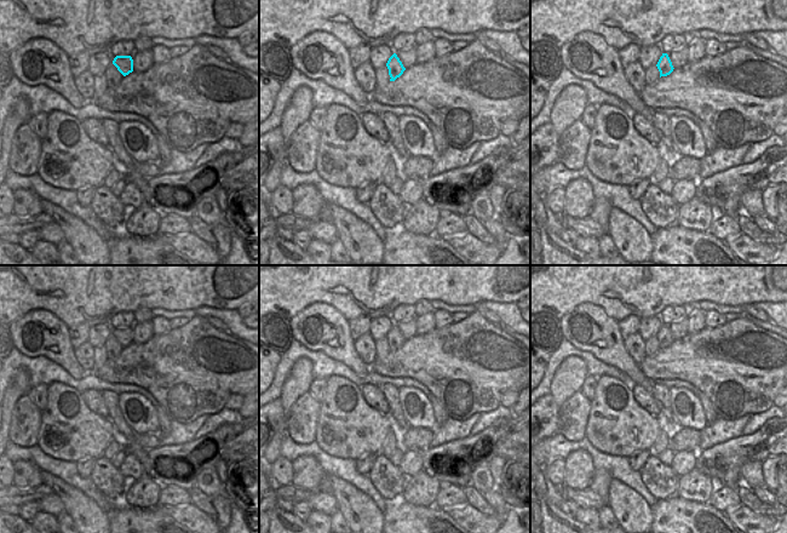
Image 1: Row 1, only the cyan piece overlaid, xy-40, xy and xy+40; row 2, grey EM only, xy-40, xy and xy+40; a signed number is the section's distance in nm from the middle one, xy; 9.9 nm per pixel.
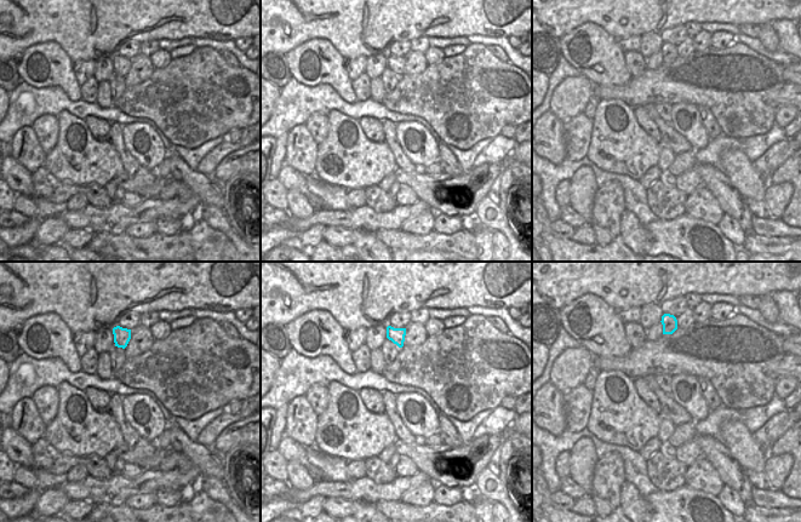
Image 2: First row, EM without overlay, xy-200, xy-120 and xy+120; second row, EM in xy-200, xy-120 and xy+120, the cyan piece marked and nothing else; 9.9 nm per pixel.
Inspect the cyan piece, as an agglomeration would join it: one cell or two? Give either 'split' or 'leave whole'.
leave whole

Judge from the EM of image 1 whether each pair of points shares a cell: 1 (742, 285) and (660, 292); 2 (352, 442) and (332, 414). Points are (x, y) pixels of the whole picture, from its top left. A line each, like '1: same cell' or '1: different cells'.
1: same cell
2: same cell

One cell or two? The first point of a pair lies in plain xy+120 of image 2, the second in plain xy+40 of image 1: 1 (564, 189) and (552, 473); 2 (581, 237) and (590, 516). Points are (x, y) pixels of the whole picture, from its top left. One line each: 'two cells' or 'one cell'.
1: one cell
2: one cell

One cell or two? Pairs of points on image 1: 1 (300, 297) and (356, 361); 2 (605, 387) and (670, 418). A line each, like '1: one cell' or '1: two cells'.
1: two cells
2: two cells

